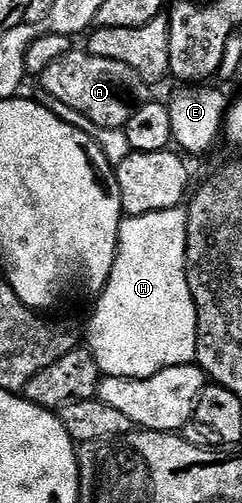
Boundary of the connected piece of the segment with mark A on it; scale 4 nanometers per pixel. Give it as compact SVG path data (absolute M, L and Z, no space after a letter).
M73 52L54 60L54 64L46 68L42 82L43 93L54 96L54 100L60 100L67 107L74 108L75 112L80 112L96 130L123 130L132 115L133 103L143 99L146 90L146 84L136 75L136 71L126 64L94 58L84 52Z

